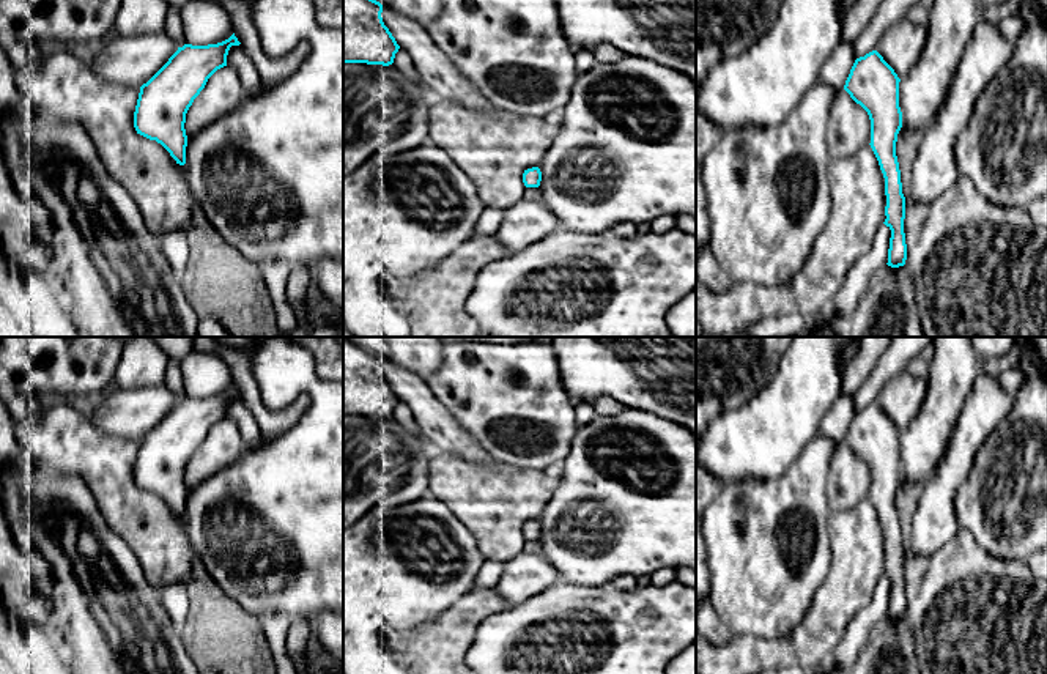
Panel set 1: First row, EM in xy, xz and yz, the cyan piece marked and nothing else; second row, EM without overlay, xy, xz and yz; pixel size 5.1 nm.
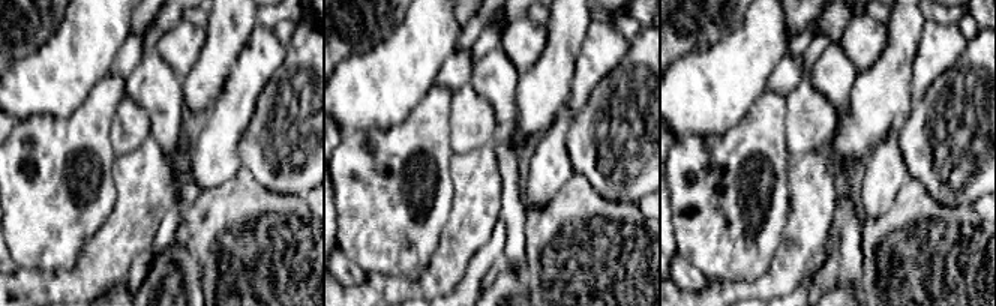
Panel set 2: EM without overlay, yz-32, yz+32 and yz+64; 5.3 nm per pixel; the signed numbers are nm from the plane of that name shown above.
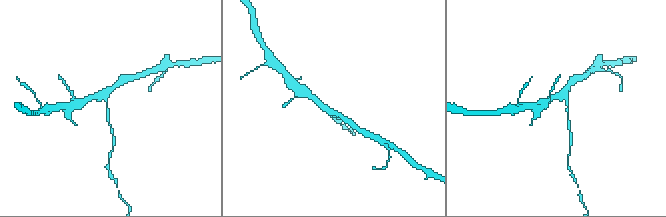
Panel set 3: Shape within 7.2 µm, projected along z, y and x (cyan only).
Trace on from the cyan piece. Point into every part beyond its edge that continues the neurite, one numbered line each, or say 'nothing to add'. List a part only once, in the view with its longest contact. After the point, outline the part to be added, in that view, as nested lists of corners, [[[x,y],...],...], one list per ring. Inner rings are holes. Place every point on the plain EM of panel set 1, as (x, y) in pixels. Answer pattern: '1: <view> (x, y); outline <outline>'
nothing to add

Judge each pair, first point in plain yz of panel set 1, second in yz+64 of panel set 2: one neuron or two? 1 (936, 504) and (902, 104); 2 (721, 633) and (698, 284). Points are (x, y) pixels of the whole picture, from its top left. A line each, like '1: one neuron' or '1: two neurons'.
1: two neurons
2: one neuron

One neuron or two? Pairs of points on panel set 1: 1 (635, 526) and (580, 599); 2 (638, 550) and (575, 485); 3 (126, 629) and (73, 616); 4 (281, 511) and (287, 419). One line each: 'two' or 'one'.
1: two
2: one
3: one
4: two

